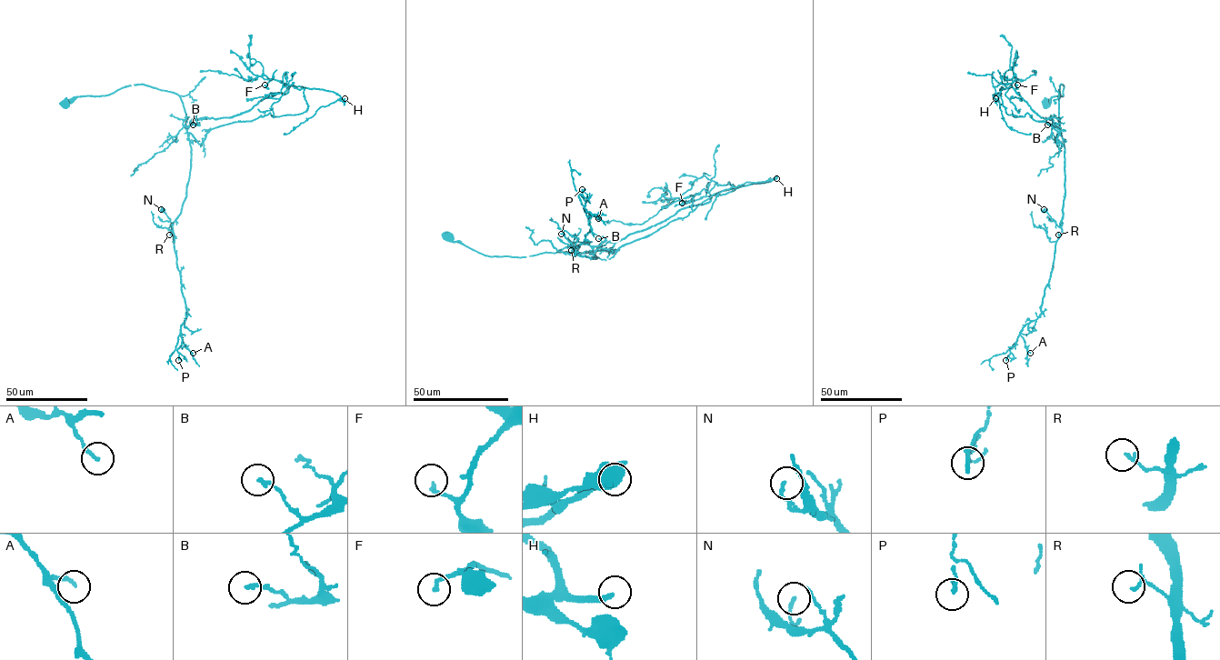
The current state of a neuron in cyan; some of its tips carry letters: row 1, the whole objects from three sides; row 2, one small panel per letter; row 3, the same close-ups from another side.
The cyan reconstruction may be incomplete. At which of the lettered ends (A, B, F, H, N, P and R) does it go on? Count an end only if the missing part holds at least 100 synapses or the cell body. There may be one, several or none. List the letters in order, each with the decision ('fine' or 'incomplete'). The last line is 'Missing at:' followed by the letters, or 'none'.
A: fine
B: fine
F: fine
H: incomplete
N: fine
P: fine
R: fine
Missing at: H

